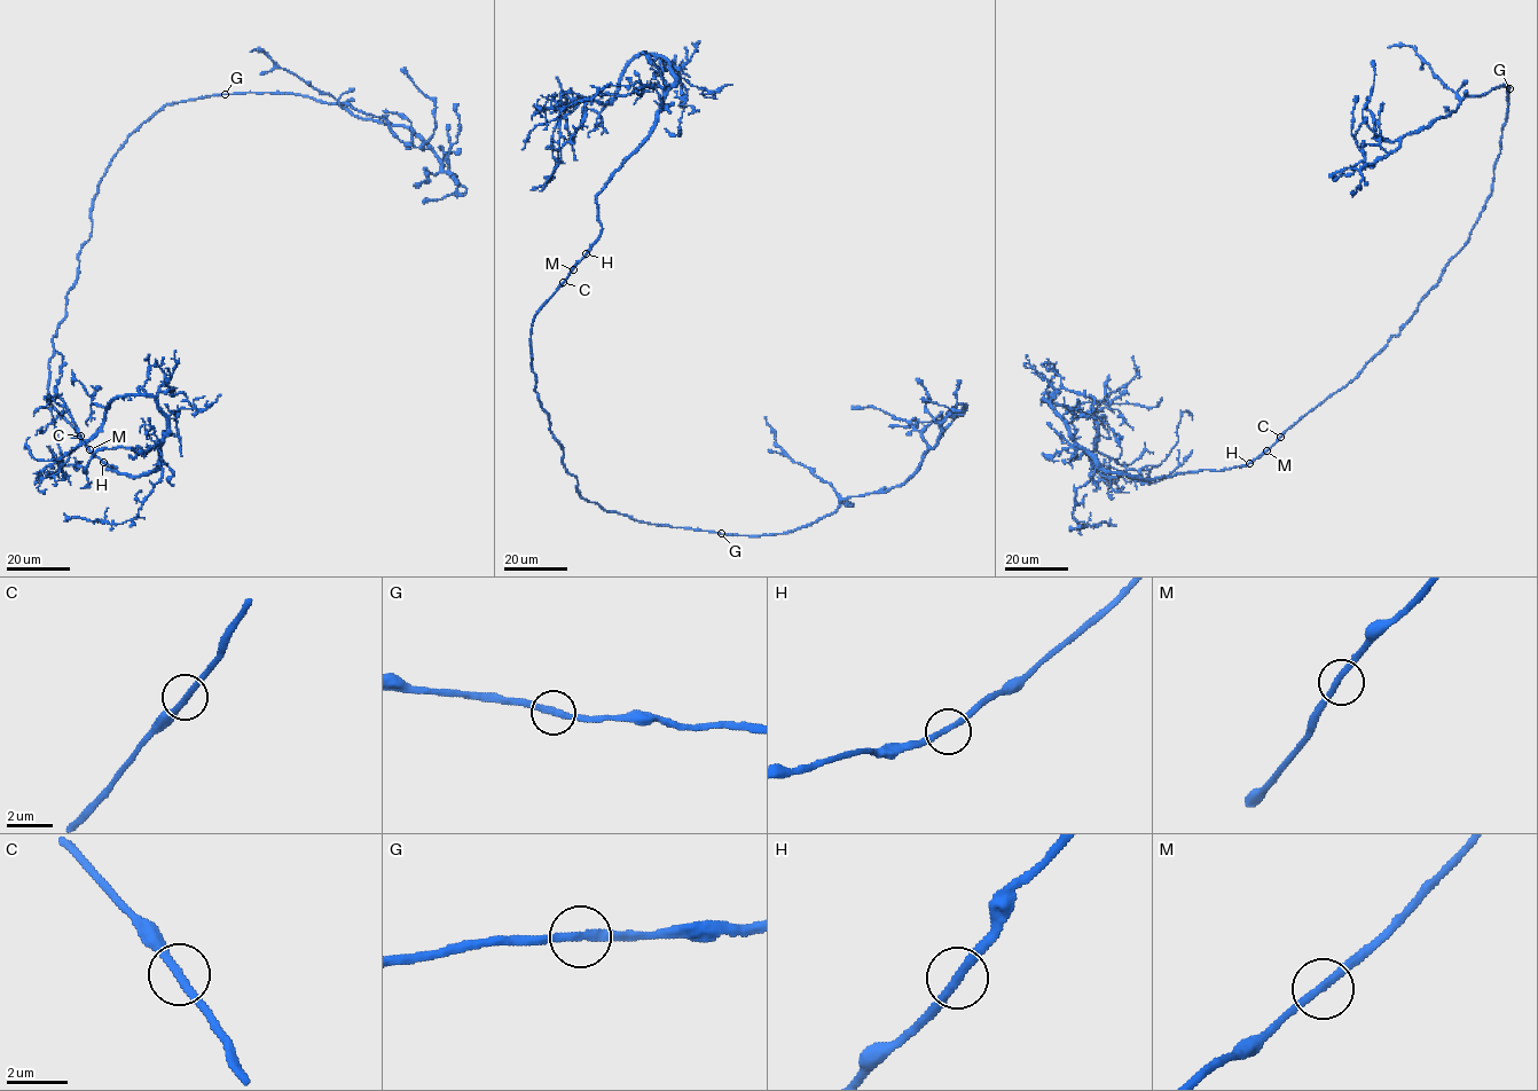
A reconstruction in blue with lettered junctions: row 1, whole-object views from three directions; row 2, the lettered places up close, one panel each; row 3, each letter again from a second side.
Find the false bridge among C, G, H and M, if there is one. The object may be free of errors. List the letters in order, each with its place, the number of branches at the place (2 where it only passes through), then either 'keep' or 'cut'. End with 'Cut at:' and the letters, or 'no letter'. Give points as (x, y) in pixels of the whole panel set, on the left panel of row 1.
C: at (80, 436); 2 branches meet; keep
G: at (225, 94); 2 branches meet; keep
H: at (103, 462); 2 branches meet; keep
M: at (89, 449); 2 branches meet; keep
Cut at: no letter

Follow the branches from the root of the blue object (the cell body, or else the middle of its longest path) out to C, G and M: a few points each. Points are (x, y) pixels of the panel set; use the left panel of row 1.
C: (56, 335), (48, 362), (48, 398), (80, 436)
G: (56, 335), (76, 282), (78, 252), (91, 234), (92, 199), (118, 149), (165, 106), (225, 94)
M: (56, 335), (48, 362), (48, 398), (89, 449)

